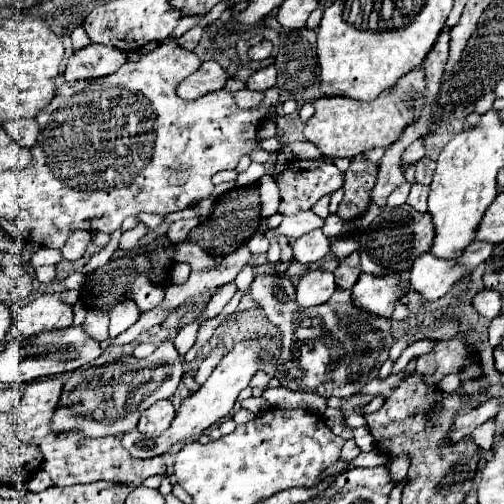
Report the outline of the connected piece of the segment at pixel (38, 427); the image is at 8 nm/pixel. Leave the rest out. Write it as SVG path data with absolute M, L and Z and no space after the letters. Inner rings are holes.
M39 380L29 384L25 388L23 400L15 406L13 410L13 422L15 434L19 440L25 440L29 444L37 444L43 452L43 464L41 468L51 476L55 486L71 486L71 484L81 484L81 482L93 482L93 480L109 480L109 482L129 482L133 486L139 486L147 476L163 476L167 470L165 458L155 456L155 458L133 458L129 452L121 446L119 438L107 436L107 438L97 438L97 440L87 440L81 438L75 432L69 434L57 434L49 428L49 420L53 416L53 410L59 402L63 382L61 380Z

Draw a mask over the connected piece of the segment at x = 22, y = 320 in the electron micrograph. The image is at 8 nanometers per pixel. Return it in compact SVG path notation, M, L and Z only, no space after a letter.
M45 294L17 311L13 320L21 336L29 338L45 330L69 328L73 324L73 308L63 304L59 294Z

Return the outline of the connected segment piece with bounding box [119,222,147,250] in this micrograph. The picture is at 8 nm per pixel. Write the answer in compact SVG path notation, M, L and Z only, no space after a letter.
M139 222L139 224L137 224L135 228L131 228L131 230L125 230L123 236L121 236L121 240L119 240L119 248L131 250L145 232L147 232L147 226L145 226L143 222Z

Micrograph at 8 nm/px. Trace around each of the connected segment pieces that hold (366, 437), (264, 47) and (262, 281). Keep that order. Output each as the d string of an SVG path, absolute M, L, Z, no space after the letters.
M363 426L363 428L351 428L351 432L353 432L353 440L355 440L355 444L363 450L363 452L369 452L369 450L373 450L375 446L373 446L373 436L369 434L369 430Z
M261 40L259 44L255 44L255 46L251 46L251 48L249 48L247 56L249 56L249 60L259 60L259 62L261 62L261 60L269 58L271 48L273 48L273 44L271 44L269 40Z
M257 274L251 282L249 294L253 302L265 310L267 318L283 332L275 372L283 388L317 392L323 398L351 398L353 394L361 392L369 380L377 378L381 368L377 364L387 360L383 350L393 344L391 322L357 312L357 308L351 304L349 290L335 290L325 304L305 308L305 312L297 308L295 288L285 276Z

